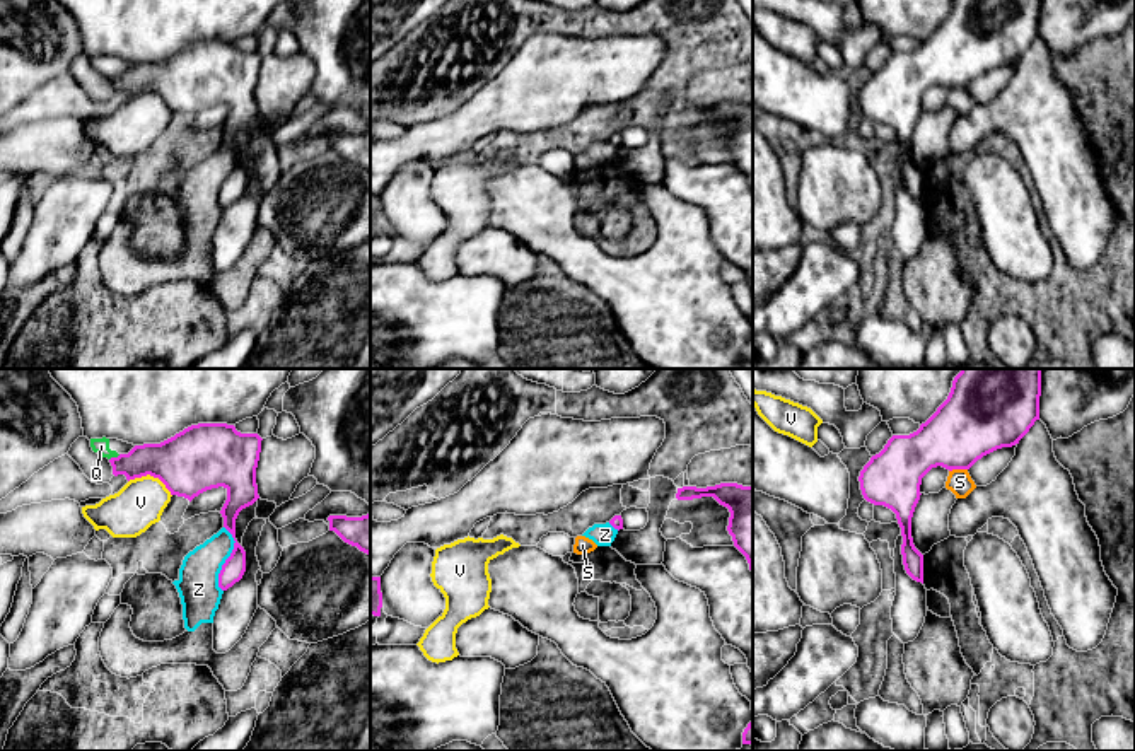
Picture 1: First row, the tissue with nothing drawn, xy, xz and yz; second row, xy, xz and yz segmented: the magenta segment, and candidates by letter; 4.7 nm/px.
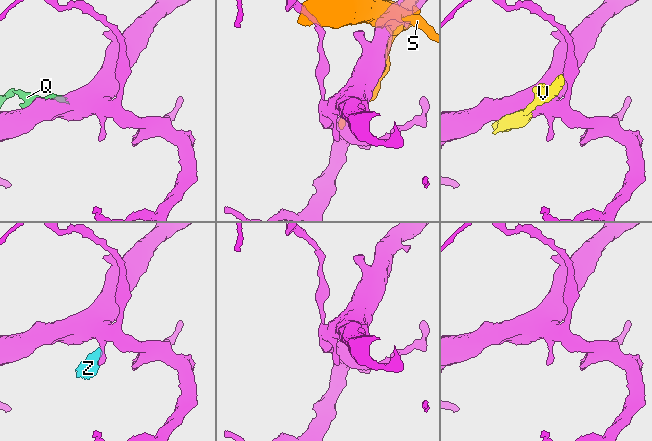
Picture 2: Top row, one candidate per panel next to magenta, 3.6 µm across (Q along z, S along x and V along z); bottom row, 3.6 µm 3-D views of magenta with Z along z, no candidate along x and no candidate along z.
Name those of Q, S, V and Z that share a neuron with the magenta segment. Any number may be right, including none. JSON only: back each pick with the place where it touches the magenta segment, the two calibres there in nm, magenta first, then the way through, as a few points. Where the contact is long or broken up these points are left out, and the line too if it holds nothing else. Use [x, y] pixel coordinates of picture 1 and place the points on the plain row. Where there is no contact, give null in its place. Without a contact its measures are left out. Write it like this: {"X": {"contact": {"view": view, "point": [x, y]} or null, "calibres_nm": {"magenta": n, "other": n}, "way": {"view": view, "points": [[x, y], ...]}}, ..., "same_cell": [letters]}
{"same_cell": []}

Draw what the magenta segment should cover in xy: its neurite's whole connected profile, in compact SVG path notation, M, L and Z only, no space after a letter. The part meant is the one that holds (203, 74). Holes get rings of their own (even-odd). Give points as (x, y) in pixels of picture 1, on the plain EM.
M198 41L184 46L183 49L176 51L174 55L160 60L160 61L143 61L135 63L128 72L119 72L118 75L111 75L109 80L113 84L113 92L125 92L126 97L135 97L142 94L154 94L159 96L166 106L171 109L171 113L184 114L189 119L198 114L200 111L224 104L227 108L227 118L220 128L224 135L224 145L232 152L234 155L234 167L230 174L222 183L222 188L218 191L218 205L222 208L227 208L236 200L239 200L246 189L246 169L236 157L236 137L239 130L249 123L253 123L259 113L258 113L258 102L256 102L256 85L259 79L261 70L261 55L258 51L241 51L236 48L234 43L227 41Z

